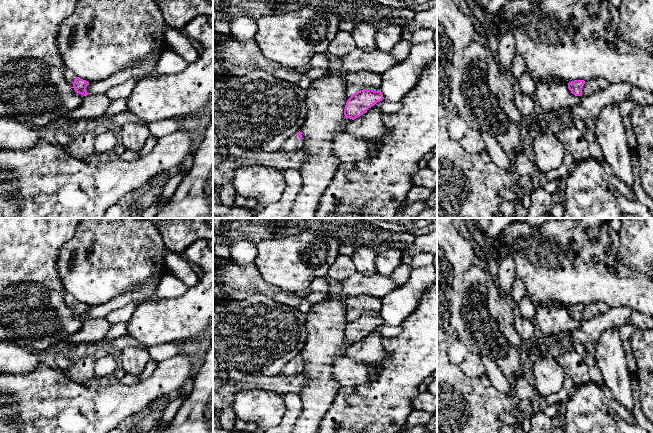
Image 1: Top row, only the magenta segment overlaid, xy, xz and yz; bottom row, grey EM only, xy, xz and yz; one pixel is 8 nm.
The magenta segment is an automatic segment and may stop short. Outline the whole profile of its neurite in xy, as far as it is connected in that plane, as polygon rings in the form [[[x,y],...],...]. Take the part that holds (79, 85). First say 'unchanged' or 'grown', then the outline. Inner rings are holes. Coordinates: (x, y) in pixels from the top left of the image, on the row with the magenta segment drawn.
grown; [[[65,68],[64,75],[66,80],[73,86],[74,90],[83,95],[89,95],[89,93],[86,90],[86,87],[89,85],[89,82],[86,80],[83,80],[81,78],[78,78],[70,69]]]

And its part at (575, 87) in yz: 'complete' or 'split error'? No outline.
complete

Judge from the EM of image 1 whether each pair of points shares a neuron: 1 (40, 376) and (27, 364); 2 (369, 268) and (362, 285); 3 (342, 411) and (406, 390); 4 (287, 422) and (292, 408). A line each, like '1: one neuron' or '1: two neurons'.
1: two neurons
2: two neurons
3: one neuron
4: one neuron

